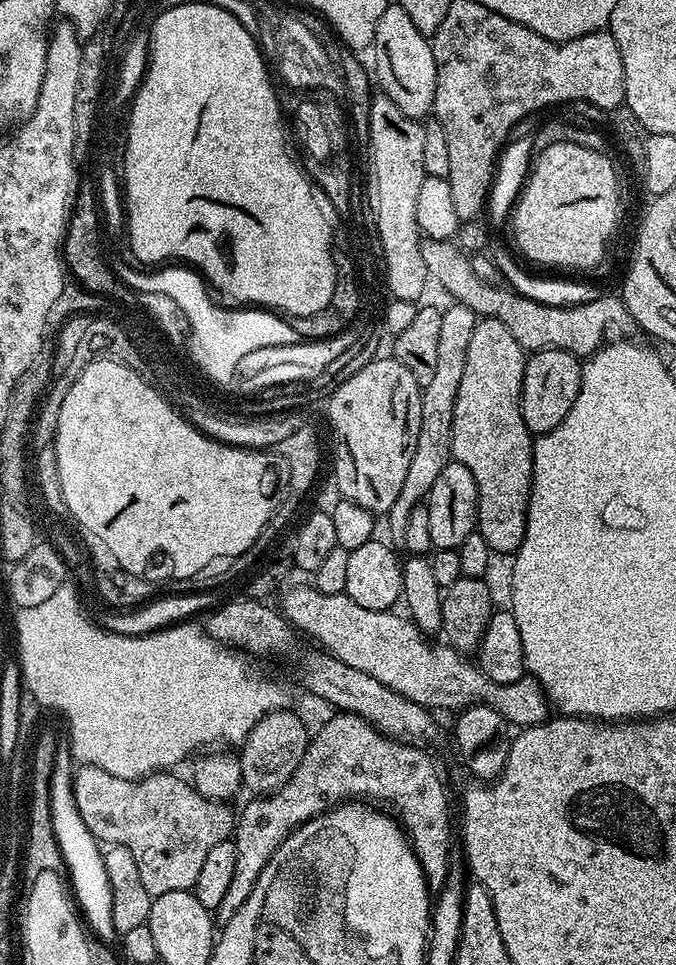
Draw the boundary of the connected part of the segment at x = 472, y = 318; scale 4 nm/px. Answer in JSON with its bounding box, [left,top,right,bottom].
[386,302,478,534]

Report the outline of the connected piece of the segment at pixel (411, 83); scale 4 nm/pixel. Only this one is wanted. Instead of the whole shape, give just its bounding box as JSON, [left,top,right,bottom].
[374,2,436,121]

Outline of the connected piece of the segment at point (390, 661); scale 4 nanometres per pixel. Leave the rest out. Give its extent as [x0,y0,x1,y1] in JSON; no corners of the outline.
[278,586,550,729]

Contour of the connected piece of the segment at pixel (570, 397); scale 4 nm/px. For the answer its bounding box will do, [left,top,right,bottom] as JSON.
[520,348,581,436]

